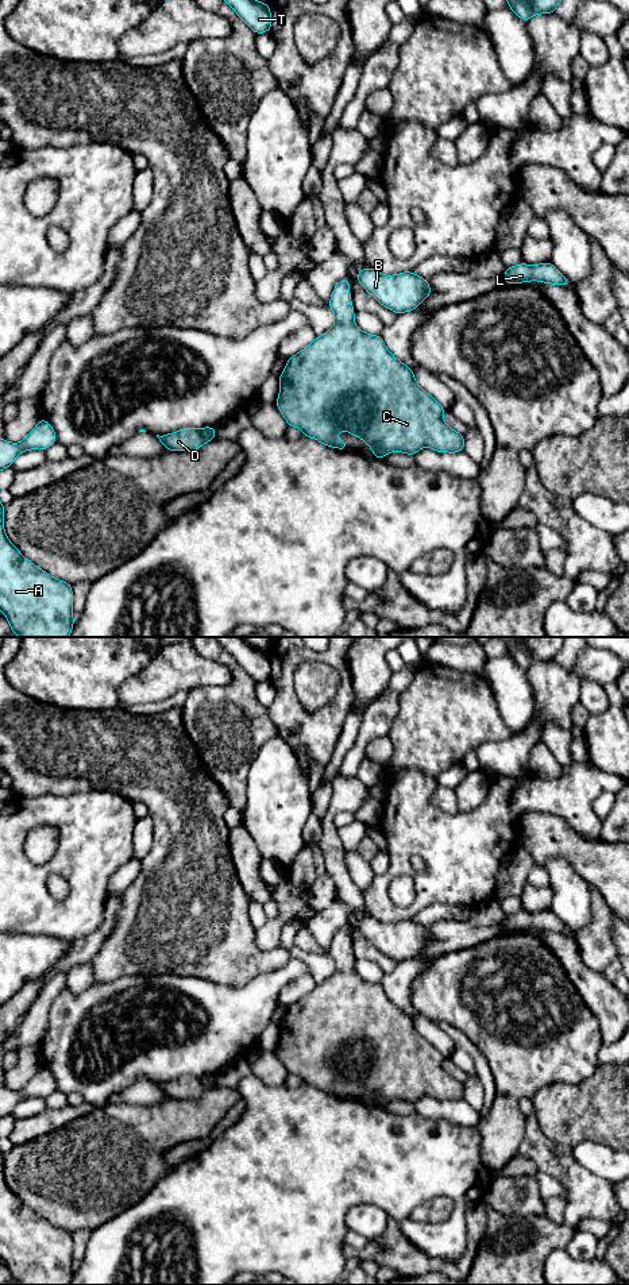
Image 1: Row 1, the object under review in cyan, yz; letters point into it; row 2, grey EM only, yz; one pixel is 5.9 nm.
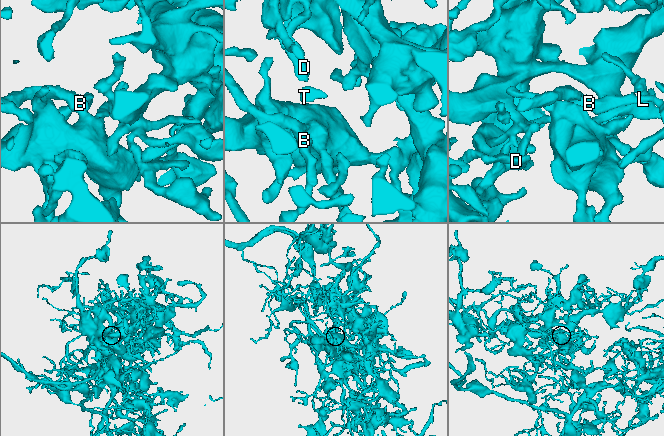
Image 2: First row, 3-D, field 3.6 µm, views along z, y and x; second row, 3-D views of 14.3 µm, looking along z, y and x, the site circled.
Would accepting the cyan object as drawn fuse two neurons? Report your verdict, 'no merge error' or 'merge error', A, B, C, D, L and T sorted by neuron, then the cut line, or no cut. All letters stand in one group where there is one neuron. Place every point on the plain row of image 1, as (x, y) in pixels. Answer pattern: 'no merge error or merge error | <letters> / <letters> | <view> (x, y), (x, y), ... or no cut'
no merge error | A B C D L T | no cut

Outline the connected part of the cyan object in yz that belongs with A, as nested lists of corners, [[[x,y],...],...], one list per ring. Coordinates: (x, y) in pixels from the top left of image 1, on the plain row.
[[[1,1150],[0,1258],[19,1285],[69,1285],[74,1273],[72,1232],[28,1209],[9,1189]]]

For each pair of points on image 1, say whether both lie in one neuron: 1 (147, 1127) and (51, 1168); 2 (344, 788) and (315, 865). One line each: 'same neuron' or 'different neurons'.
1: same neuron
2: different neurons

